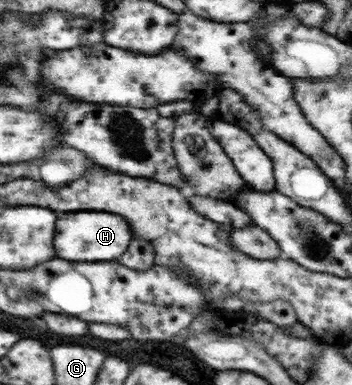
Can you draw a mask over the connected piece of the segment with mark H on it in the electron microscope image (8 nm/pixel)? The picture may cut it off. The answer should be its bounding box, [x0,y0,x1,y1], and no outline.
[55,213,135,261]

